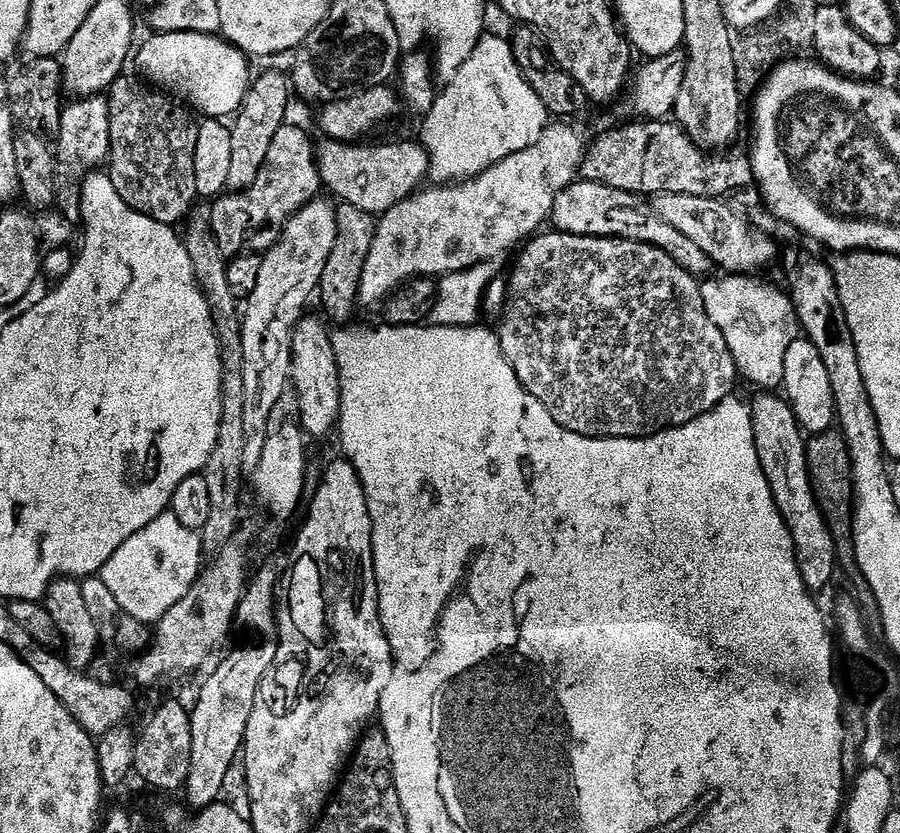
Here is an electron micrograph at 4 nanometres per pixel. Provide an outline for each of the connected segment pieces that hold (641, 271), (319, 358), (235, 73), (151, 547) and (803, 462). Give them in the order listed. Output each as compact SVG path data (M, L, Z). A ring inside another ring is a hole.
M555 230L545 231L529 239L523 245L522 251L524 253L516 264L512 280L507 281L508 301L504 304L504 311L498 320L500 345L502 354L506 362L510 362L518 382L531 396L538 398L538 402L542 402L546 410L550 410L558 426L595 440L642 440L645 436L655 436L657 432L665 432L668 428L681 428L691 420L697 420L735 393L732 392L736 388L736 380L738 381L735 360L727 348L726 338L707 316L700 293L701 281L682 270L682 266L678 266L678 262L674 262L674 258L670 258L668 254L649 244L617 240L615 236L575 236Z
M301 319L296 329L292 331L292 374L291 383L296 388L296 404L300 407L300 417L298 423L305 435L316 440L323 436L328 436L337 431L340 423L340 371L336 365L336 355L332 345L332 337L329 329L324 329L325 321Z
M156 32L150 36L141 48L139 45L134 56L134 64L136 60L140 67L139 75L149 85L171 94L185 105L193 104L204 118L232 118L244 107L250 87L250 60L240 49L219 35Z
M169 510L158 518L154 518L154 522L150 522L150 526L138 530L134 534L134 538L126 538L126 542L122 542L122 546L118 546L118 550L114 550L110 562L106 562L106 566L98 576L104 581L106 590L111 594L113 602L123 615L152 626L157 620L163 618L166 610L170 610L170 606L174 606L178 602L182 602L182 598L186 598L186 594L194 586L194 582L200 578L202 571L200 556L204 555L201 533L186 530L186 526L182 526L182 522L178 522L178 518L174 518L174 514Z
M760 394L756 401L751 401L752 425L754 426L754 446L758 450L758 458L762 462L762 470L766 474L766 482L774 494L774 502L790 530L790 538L794 538L794 550L798 570L802 574L802 582L806 582L809 592L820 594L820 591L832 580L832 575L837 575L838 561L834 538L830 534L828 524L824 521L824 511L816 501L816 495L812 489L812 479L808 473L808 445L805 433L800 423L796 421L796 415L787 399L780 394Z

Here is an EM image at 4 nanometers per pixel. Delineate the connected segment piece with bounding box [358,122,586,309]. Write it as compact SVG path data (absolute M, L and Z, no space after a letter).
M553 123L534 146L511 155L473 180L434 186L430 192L417 191L408 199L398 202L398 206L389 212L383 213L377 219L374 246L370 246L370 258L366 258L366 266L362 270L359 307L379 309L410 280L443 278L451 272L487 264L495 261L495 256L510 251L515 244L523 245L529 238L535 237L549 223L558 196L575 184L580 176L586 140L584 144L579 130L568 124L571 123Z

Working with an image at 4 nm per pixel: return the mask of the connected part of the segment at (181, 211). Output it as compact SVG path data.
M122 74L108 91L111 150L106 166L114 188L127 205L163 224L173 226L191 213L197 201L196 152L199 123L186 112L183 105L165 93L152 89L141 79Z

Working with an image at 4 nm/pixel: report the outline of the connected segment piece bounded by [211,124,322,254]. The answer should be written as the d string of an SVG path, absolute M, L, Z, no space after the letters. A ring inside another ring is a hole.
M285 124L270 144L270 153L255 182L240 193L217 197L211 205L213 217L228 236L219 237L221 249L247 250L262 254L273 247L286 222L304 207L306 201L317 199L321 191L320 167L316 165L316 148L300 128ZM244 247L244 248L240 248Z

